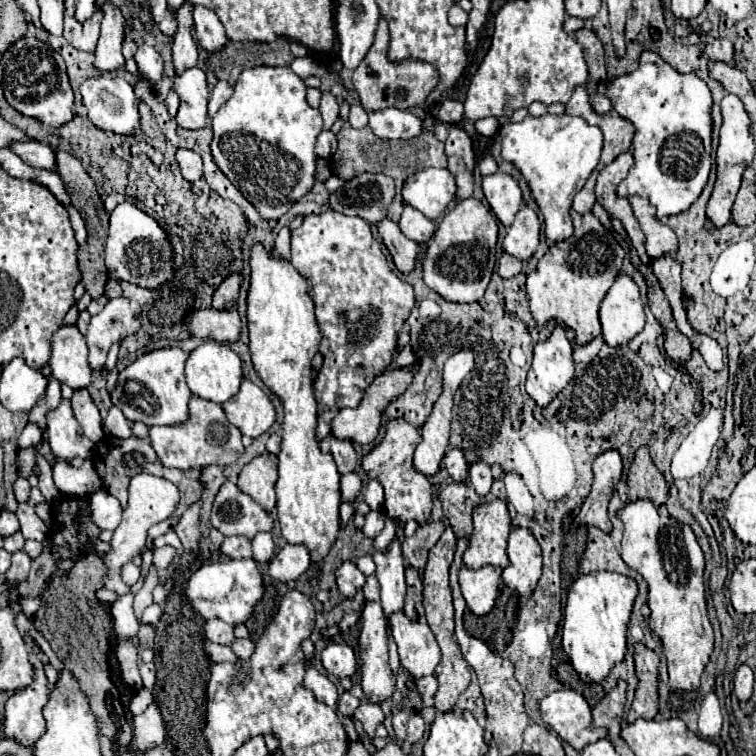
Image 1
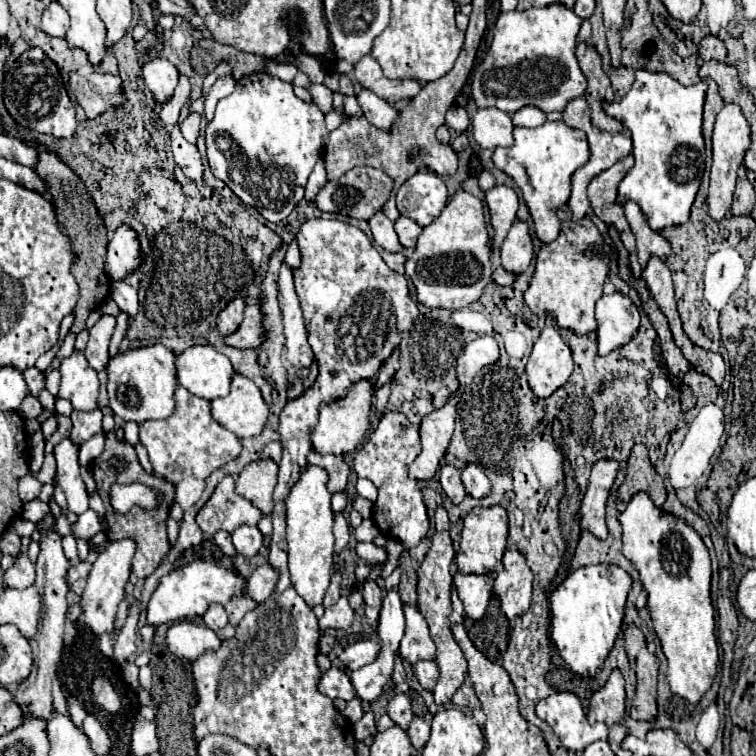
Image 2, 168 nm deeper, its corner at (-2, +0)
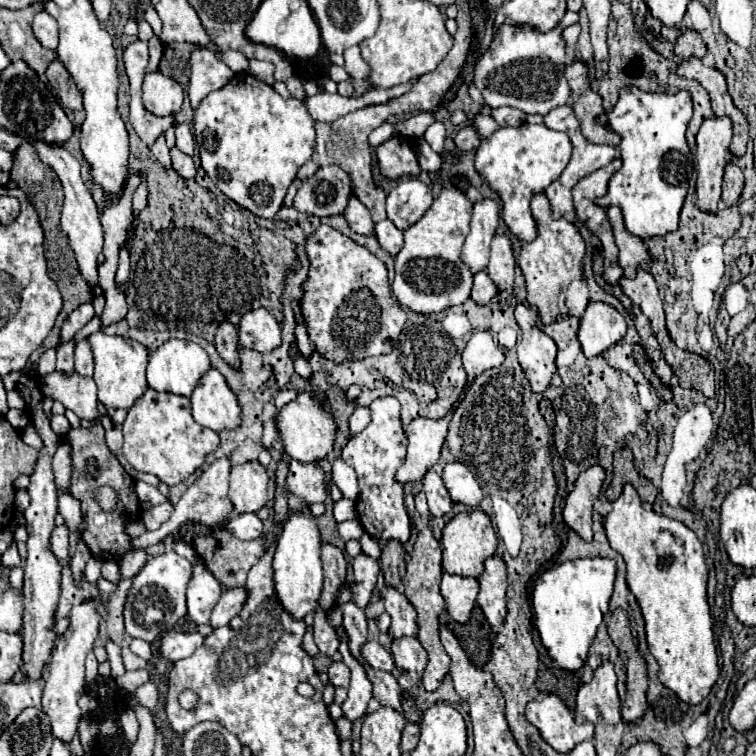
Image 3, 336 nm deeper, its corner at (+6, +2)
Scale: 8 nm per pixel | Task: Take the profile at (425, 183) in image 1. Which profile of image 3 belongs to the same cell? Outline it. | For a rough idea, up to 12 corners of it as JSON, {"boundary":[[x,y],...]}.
{"boundary":[[400,180],[386,198],[388,220],[406,230],[432,206],[422,180]]}

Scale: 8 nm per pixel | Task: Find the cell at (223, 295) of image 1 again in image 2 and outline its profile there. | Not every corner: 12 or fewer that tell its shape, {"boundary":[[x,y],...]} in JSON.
{"boundary":[[244,298],[218,314],[220,334],[234,332],[244,318]]}

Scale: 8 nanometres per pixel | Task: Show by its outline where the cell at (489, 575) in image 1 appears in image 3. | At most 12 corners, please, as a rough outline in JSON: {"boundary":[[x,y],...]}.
{"boundary":[[444,574],[440,592],[448,614],[464,624],[478,580]]}

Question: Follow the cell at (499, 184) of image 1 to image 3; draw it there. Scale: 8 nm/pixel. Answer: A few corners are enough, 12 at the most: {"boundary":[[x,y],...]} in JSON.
{"boundary":[[494,200],[474,204],[470,234],[460,260],[472,274],[488,264],[500,208]]}

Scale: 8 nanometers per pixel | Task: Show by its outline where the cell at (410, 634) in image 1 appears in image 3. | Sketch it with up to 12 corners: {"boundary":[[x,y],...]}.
{"boundary":[[380,588],[392,638],[416,636],[416,610],[402,588]]}

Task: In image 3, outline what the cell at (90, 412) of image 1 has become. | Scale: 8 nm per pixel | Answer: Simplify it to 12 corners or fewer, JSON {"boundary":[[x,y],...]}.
{"boundary":[[62,442],[54,454],[52,470],[56,492],[70,486],[70,446]]}

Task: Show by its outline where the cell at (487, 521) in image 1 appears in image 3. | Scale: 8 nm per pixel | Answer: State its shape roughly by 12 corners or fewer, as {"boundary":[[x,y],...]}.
{"boundary":[[482,510],[456,514],[442,530],[442,568],[478,578],[496,552]]}

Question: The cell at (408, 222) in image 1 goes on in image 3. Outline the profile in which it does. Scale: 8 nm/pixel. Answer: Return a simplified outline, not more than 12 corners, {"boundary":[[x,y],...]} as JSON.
{"boundary":[[390,220],[374,226],[380,248],[392,256],[404,246],[404,234]]}

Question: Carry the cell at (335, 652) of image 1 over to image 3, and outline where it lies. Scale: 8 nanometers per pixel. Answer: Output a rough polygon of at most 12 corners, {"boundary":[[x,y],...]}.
{"boundary":[[372,640],[364,644],[362,658],[370,666],[392,672],[390,652]]}

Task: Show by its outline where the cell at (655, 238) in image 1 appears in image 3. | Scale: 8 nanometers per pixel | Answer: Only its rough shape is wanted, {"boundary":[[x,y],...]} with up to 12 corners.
{"boundary":[[620,208],[606,210],[624,276],[648,268],[650,254],[626,232]]}

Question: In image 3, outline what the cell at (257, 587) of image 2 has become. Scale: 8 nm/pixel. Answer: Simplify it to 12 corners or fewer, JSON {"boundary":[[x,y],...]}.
{"boundary":[[246,588],[224,590],[210,626],[226,626],[244,606]]}

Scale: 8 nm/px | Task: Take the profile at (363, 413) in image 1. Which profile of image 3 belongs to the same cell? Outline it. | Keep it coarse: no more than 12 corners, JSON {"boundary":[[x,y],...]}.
{"boundary":[[316,392],[276,412],[278,440],[300,462],[334,446],[334,416]]}

